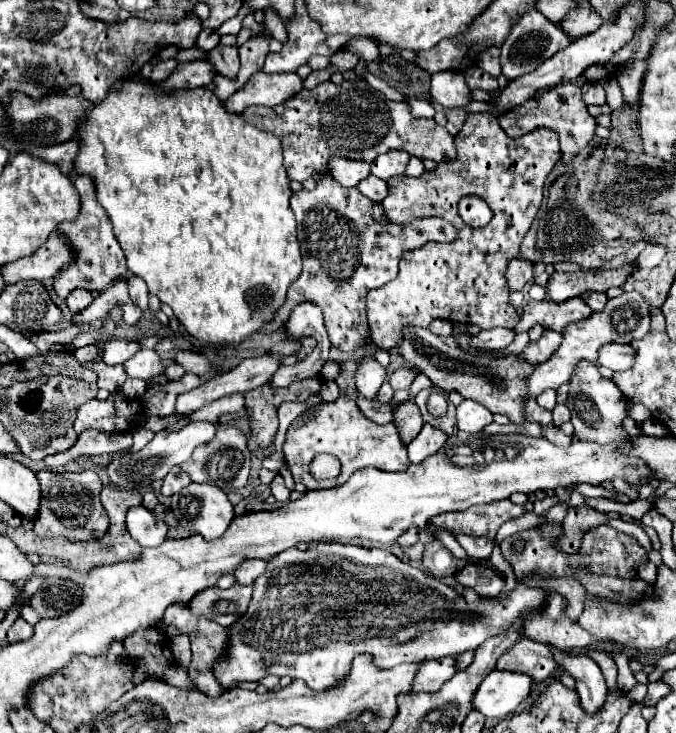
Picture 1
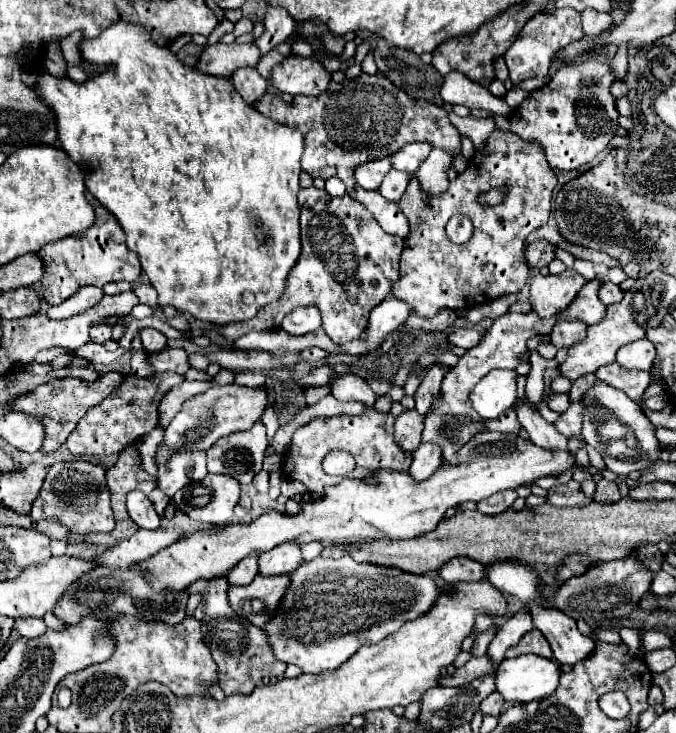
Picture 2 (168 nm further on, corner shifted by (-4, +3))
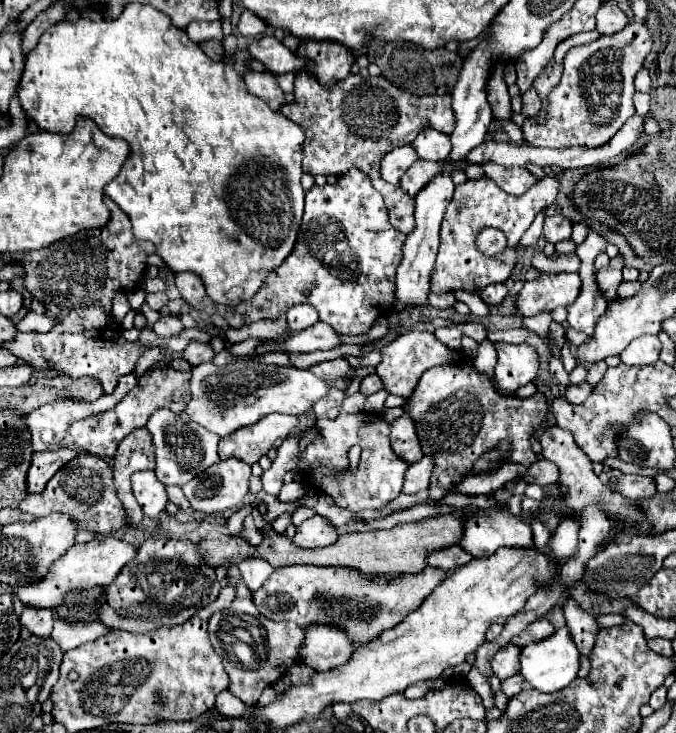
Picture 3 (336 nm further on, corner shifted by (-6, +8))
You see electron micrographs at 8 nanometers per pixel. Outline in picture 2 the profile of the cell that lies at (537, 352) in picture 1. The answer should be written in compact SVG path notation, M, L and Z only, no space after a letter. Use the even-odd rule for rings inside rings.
M557 322L551 332L551 344L559 348L569 348L575 342L581 342L585 338L587 326L583 322Z

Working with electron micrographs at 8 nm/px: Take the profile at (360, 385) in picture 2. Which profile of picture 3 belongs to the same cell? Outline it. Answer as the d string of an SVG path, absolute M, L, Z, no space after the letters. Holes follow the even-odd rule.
M339 357L339 359L335 359L335 361L323 361L323 363L317 363L317 365L311 367L311 371L313 371L315 375L321 375L321 377L325 375L325 377L339 379L339 375L343 375L343 373L349 371L349 367L351 367L351 365Z

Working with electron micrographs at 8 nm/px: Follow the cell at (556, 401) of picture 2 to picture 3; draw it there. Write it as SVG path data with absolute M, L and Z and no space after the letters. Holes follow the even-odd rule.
M581 383L581 385L571 385L565 389L565 397L569 397L569 401L573 403L583 403L589 395L591 395L591 385L589 383Z

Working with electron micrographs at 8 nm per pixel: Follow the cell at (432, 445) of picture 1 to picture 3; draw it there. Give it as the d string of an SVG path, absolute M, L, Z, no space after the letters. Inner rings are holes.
M423 457L421 461L409 465L407 475L405 475L405 485L403 485L403 493L413 495L419 491L425 491L429 487L429 479L431 479L431 471L433 471L433 459L431 457Z

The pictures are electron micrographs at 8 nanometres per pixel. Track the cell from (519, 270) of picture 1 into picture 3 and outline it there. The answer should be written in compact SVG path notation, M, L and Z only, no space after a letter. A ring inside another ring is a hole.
M553 215L553 217L545 217L543 233L545 233L547 241L559 243L559 241L571 237L571 227L573 227L571 219L567 219L565 215Z

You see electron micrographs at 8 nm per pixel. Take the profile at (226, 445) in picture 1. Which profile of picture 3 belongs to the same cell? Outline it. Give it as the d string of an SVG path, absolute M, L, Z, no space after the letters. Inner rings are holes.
M271 413L257 421L255 425L243 427L219 441L219 457L221 459L243 459L245 463L253 465L265 455L277 439L287 439L299 427L301 419L295 415Z

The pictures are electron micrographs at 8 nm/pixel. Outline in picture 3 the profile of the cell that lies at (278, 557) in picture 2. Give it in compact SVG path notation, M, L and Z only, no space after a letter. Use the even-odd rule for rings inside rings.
M315 515L297 527L297 535L293 537L293 543L297 547L317 549L317 547L333 545L337 541L337 537L339 537L339 533L331 525L331 521L321 515Z

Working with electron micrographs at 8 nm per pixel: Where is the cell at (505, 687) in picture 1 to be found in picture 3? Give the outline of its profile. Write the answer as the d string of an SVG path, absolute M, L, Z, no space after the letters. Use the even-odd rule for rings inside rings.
M561 627L551 637L523 647L521 675L525 677L525 683L529 683L531 687L535 687L543 693L553 693L553 691L559 691L559 689L567 687L577 677L579 659L581 659L581 653L579 653L573 637L571 637L569 627Z

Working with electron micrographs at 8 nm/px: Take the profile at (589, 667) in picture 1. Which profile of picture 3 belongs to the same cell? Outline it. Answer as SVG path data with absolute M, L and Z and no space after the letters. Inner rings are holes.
M493 507L493 509L471 509L463 517L463 539L459 541L461 549L467 549L473 557L489 557L499 547L531 547L533 533L529 523L521 515L509 513L507 507Z

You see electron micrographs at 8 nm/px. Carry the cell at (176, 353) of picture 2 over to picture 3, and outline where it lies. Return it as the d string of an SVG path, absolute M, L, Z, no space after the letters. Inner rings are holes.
M193 341L183 353L183 359L189 361L193 367L203 361L213 361L213 357L215 357L215 351L211 343L199 343L199 341Z

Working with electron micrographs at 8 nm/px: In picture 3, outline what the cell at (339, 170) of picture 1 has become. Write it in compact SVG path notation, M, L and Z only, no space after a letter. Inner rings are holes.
M411 145L393 149L391 153L387 153L381 161L381 177L389 183L399 183L399 179L403 177L403 173L415 163L419 161L419 155L415 153L415 149Z

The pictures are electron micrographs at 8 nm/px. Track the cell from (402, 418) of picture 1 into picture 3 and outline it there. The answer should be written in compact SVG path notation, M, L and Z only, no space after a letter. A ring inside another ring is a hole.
M401 415L393 425L391 425L391 447L395 451L395 455L403 461L407 461L409 465L419 461L419 457L423 457L417 433L415 433L415 425L411 423L409 415Z

